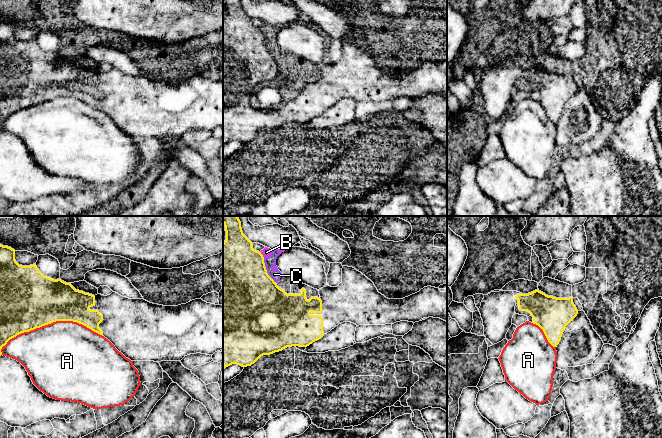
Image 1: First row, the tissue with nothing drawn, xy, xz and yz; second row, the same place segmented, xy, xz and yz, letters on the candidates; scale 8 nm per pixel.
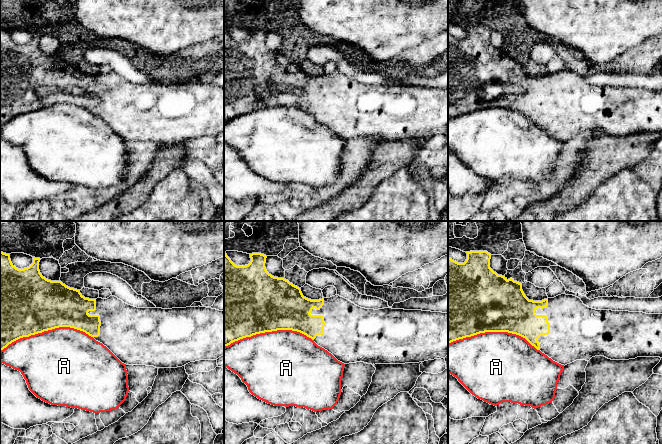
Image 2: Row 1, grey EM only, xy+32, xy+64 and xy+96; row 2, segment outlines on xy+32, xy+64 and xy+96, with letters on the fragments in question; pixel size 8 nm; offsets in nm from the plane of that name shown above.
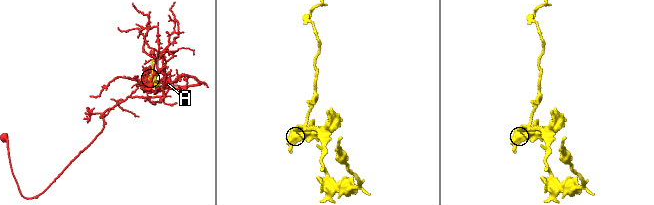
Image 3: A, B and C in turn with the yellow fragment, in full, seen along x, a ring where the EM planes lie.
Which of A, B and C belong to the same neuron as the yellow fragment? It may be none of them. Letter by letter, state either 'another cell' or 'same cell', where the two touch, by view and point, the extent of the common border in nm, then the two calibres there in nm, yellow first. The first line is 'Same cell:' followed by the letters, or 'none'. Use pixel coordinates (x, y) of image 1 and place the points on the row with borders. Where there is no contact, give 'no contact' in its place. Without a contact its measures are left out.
Same cell: none
A: another cell | xy (49, 323) | 850 nm | 460/500 nm
B: another cell | xz (261, 254) | 60 nm | 460/80 nm
C: another cell | xz (266, 270) | 220 nm | 500/90 nm

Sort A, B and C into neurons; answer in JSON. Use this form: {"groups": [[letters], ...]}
{"groups": [["A"], ["B", "C"]]}

